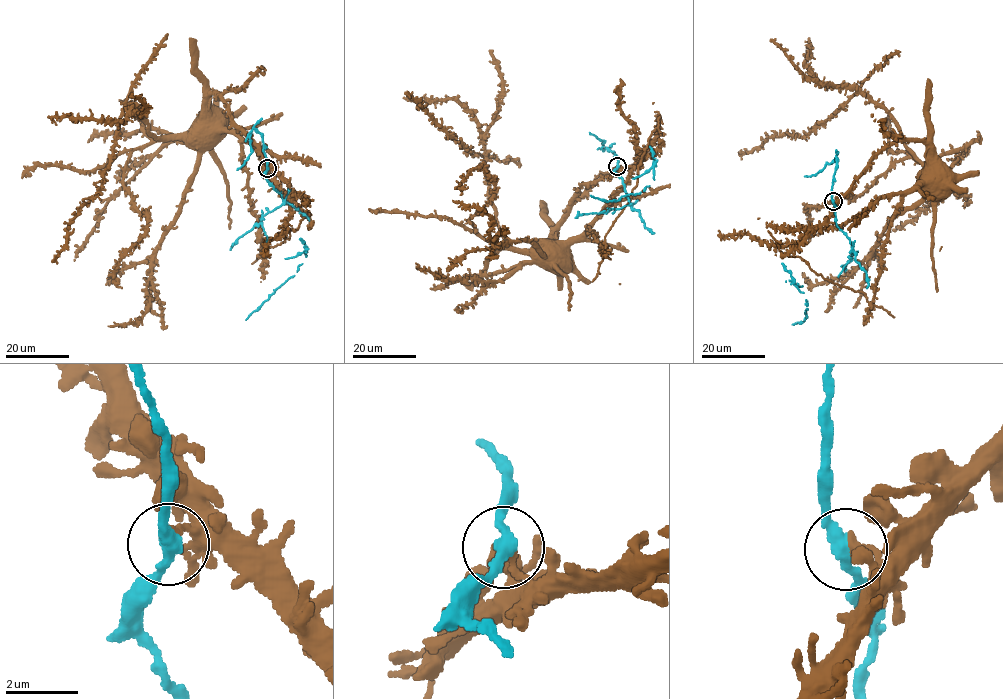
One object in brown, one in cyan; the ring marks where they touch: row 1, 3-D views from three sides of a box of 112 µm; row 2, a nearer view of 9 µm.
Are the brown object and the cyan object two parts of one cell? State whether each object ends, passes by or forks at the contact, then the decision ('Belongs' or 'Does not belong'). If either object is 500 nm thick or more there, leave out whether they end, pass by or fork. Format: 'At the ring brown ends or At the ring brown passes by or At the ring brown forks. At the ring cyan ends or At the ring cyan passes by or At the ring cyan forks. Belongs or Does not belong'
At the ring brown ends. At the ring cyan passes by. Does not belong

